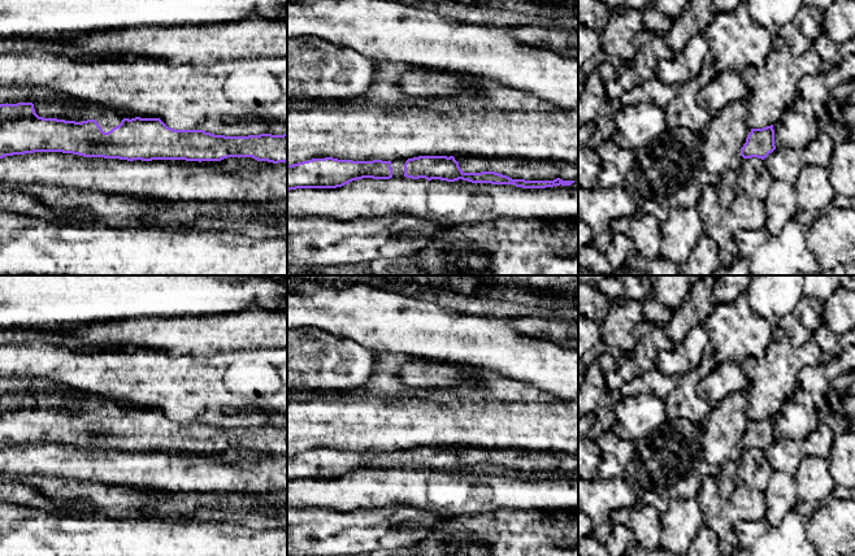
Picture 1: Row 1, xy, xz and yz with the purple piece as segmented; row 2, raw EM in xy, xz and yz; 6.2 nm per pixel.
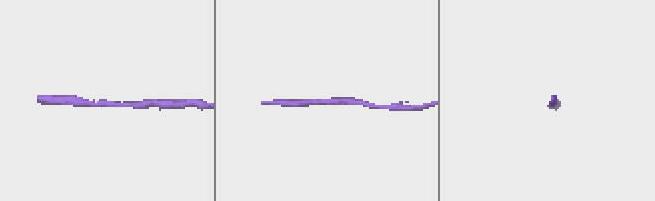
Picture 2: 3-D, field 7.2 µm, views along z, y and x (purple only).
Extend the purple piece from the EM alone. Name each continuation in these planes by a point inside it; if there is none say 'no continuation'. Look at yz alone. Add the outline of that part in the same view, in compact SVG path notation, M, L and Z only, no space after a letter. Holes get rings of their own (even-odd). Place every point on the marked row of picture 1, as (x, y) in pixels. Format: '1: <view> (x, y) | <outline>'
no continuation

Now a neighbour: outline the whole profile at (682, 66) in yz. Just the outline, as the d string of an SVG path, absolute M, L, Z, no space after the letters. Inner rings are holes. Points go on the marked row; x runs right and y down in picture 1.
M702 34L693 36L682 52L657 64L656 77L667 84L682 84L702 71L707 52L704 36Z

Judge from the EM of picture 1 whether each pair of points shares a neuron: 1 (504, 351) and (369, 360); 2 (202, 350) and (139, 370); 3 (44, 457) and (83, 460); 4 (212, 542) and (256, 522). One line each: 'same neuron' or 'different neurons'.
1: different neurons
2: different neurons
3: same neuron
4: different neurons

